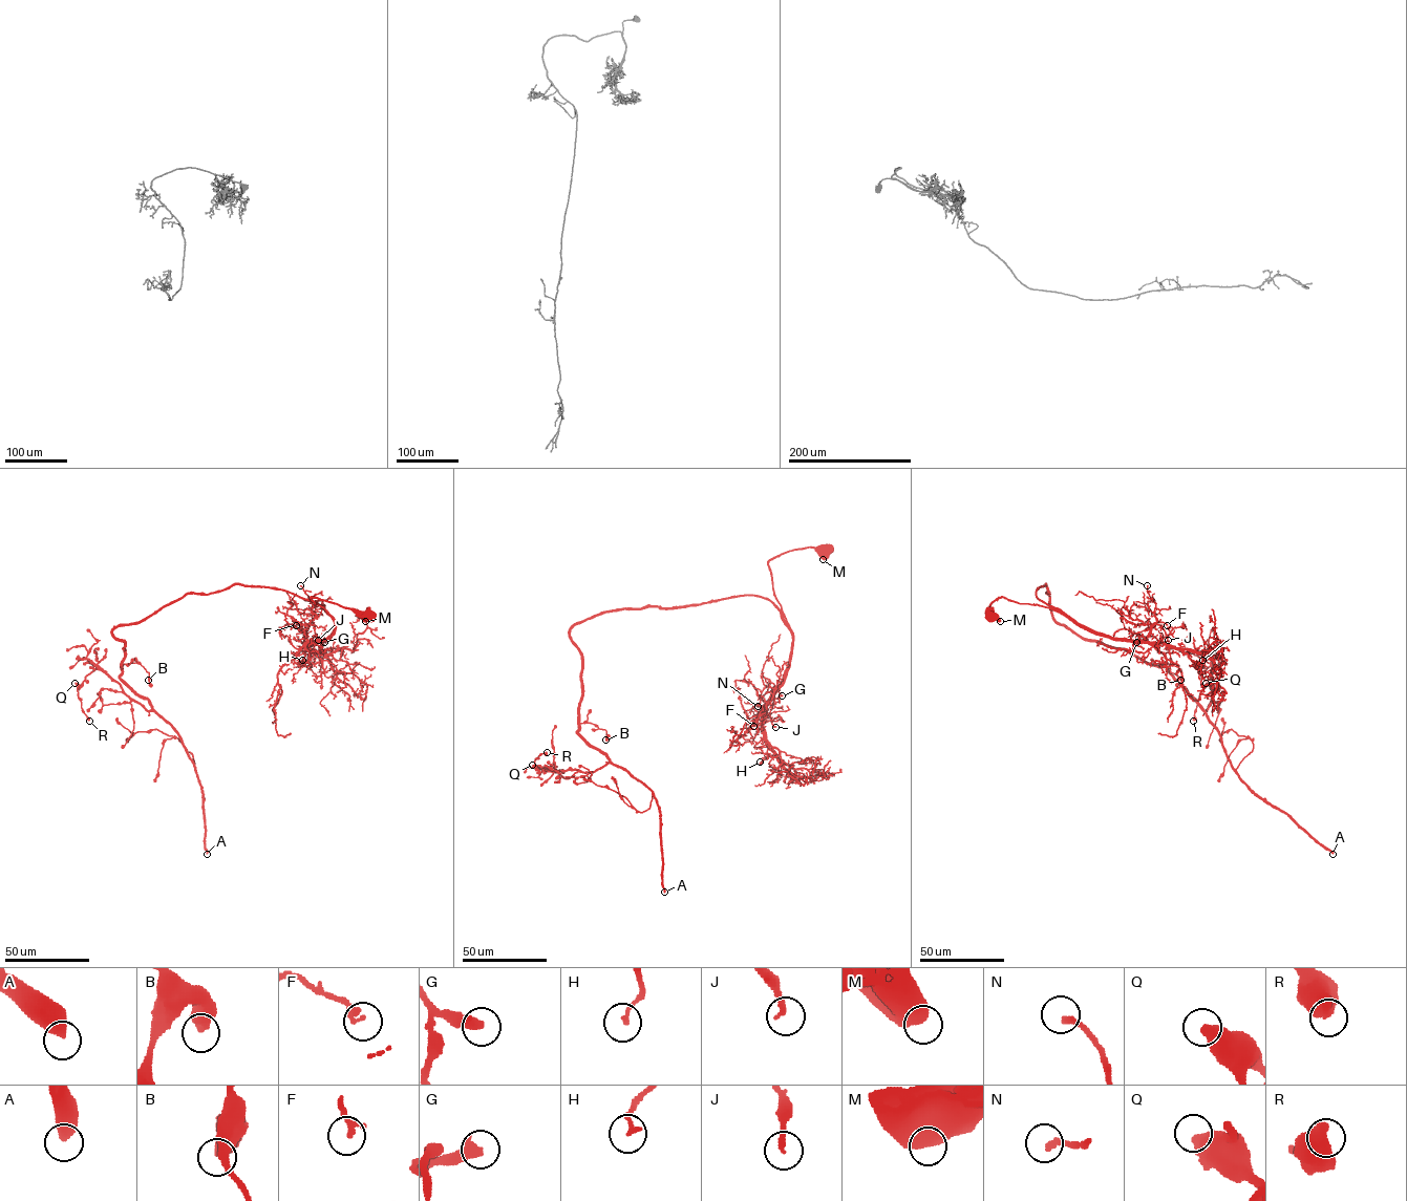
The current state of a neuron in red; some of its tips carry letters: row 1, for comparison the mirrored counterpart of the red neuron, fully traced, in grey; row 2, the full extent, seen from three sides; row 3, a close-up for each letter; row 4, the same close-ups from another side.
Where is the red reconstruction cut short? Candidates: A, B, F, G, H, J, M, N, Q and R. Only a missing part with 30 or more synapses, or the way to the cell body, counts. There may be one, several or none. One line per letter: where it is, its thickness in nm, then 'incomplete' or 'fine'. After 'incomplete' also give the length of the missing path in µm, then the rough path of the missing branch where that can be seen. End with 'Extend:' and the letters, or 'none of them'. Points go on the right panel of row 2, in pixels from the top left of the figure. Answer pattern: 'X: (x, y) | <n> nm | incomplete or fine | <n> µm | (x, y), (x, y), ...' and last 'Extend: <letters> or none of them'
A: (1333, 854) | 500 nm | incomplete | 600 µm
B: (1180, 680) | 480 nm | fine
F: (1167, 625) | 240 nm | fine
G: (1136, 642) | 460 nm | incomplete | 10 µm
H: (1202, 660) | 190 nm | fine
J: (1168, 640) | 220 nm | incomplete | 30 µm
M: (1000, 621) | 650 nm | fine
N: (1147, 585) | 220 nm | fine
Q: (1206, 683) | 600 nm | fine
R: (1193, 721) | 750 nm | fine
Extend: A, G, J

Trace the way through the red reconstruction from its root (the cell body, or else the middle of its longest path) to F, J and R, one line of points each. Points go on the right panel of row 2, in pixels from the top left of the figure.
F: (990, 615), (990, 604), (1004, 597), (1064, 613), (1081, 626), (1114, 638), (1143, 640), (1156, 622), (1167, 625)
J: (990, 615), (990, 604), (1004, 597), (1064, 613), (1081, 626), (1114, 638), (1143, 640), (1159, 624), (1168, 640)
R: (990, 615), (1002, 597), (1062, 613), (1045, 584), (1060, 624), (1164, 666), (1205, 710), (1213, 669), (1193, 721)

